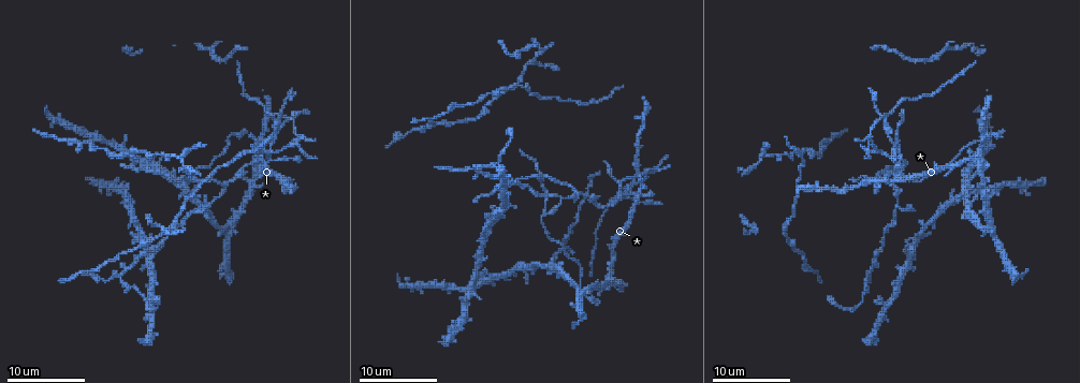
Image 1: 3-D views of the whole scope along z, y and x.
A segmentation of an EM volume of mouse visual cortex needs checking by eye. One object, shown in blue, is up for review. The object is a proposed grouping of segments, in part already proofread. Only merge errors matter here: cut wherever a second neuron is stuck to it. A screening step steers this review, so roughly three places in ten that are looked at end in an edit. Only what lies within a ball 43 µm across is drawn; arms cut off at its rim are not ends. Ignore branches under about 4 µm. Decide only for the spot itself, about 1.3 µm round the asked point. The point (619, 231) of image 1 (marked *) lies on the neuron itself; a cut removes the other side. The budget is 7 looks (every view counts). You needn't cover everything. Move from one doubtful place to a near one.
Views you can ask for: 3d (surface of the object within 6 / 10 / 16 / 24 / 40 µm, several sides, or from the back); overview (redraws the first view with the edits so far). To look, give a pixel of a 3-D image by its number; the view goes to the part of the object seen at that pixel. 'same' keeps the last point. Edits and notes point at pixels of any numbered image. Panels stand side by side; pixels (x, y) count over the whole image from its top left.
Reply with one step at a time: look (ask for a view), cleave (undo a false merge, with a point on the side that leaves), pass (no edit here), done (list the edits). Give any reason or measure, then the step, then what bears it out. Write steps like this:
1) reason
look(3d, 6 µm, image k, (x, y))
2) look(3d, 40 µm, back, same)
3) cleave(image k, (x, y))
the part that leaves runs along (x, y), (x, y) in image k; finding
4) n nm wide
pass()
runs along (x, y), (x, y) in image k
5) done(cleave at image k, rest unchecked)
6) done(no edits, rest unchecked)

four-way junction
look(3d, 10 µm, image 1, (227, 231))

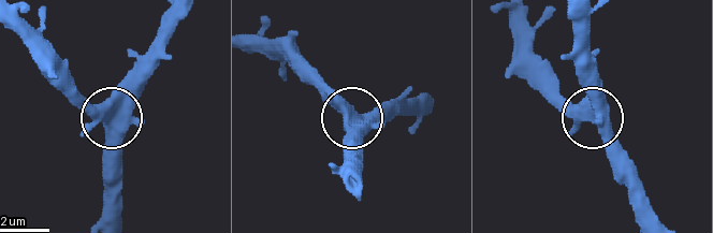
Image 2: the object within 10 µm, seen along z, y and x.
pass()
all the same neuron

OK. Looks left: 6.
a fork
look(3d, 10 µm, image 1, (496, 163))

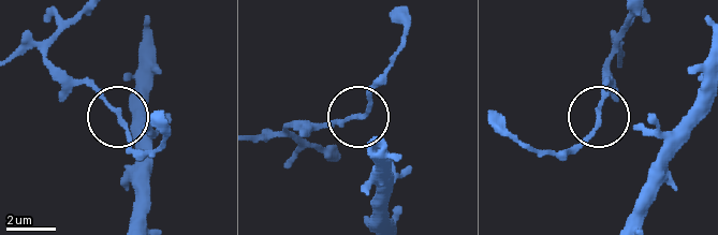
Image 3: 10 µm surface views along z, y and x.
3 arms
pass()
all the same neuron

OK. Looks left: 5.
three-way junction
look(3d, 16 µm, image 1, (471, 167))

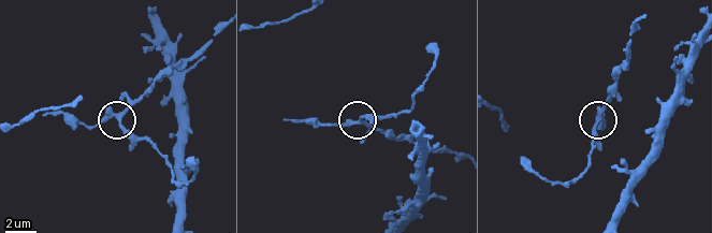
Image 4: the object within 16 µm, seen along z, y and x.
side arm 5 µm
pass()
runs along (216, 34), (159, 76), (116, 117), (89, 127), (68, 122) in image 4; one neuron here

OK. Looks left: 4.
looks like a crossing
look(3d, 16 µm, image 1, (190, 179))

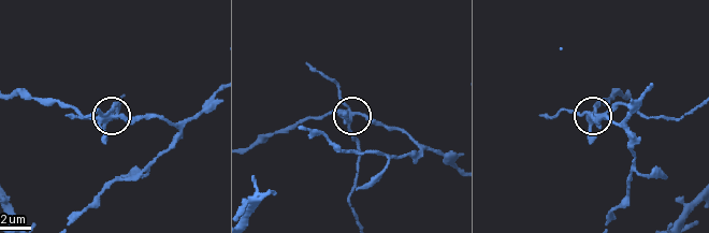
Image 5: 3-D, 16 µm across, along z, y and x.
4 arms
cleave(image 5, (338, 97))
a second neuron is stuck on

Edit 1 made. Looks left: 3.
done(cleave at image 5, rest unchecked)

